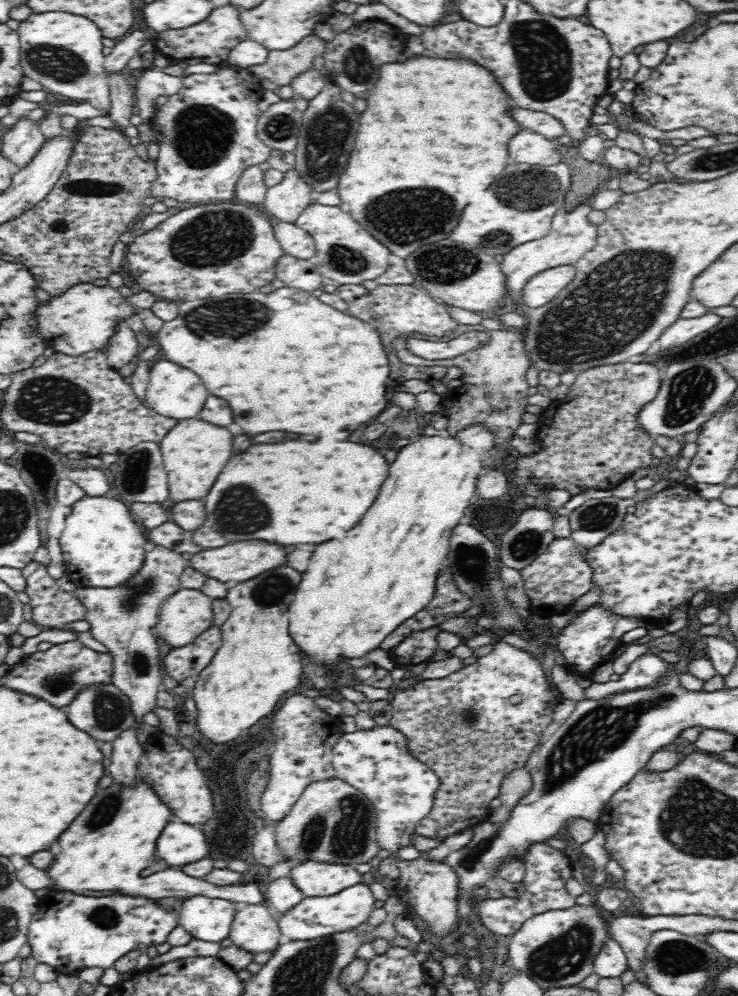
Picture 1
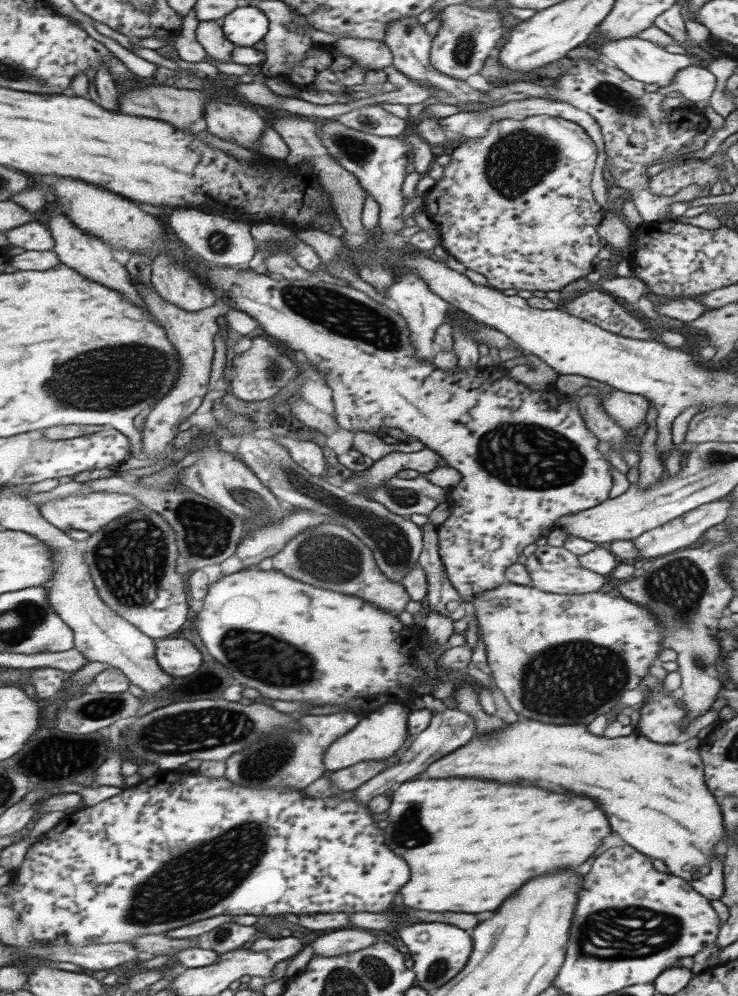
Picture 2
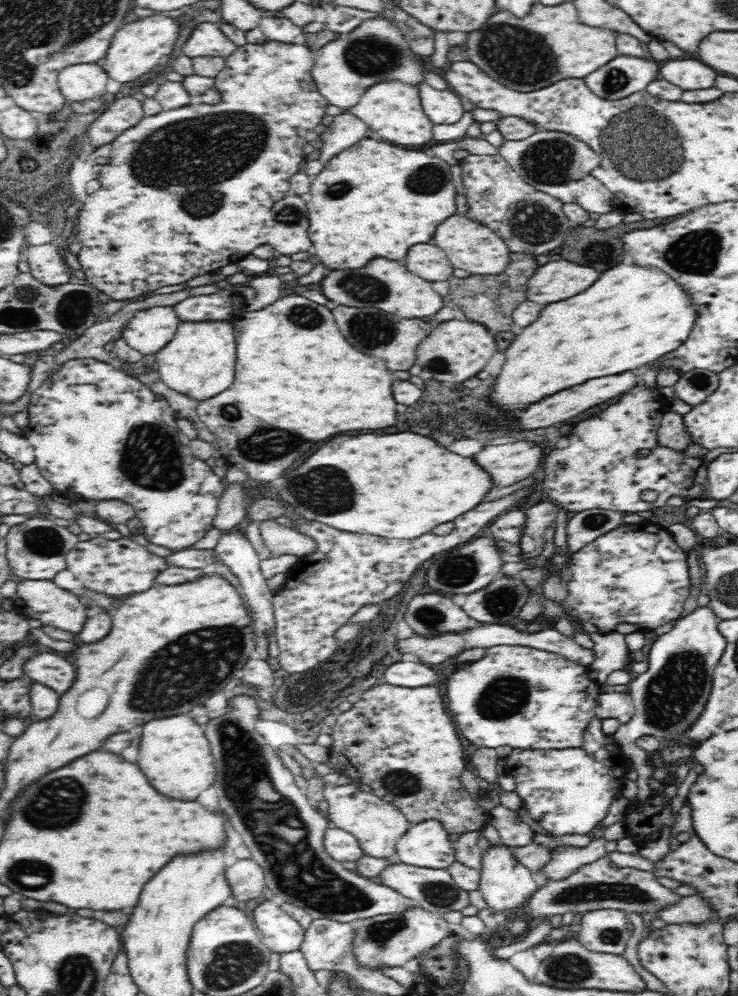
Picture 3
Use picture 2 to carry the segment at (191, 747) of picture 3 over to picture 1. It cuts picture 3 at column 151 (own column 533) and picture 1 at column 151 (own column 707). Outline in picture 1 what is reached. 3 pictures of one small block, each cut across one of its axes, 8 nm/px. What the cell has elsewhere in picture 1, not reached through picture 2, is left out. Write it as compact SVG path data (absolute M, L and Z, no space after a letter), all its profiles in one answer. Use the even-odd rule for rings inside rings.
M141 777L136 786L112 786L110 790L102 792L100 796L92 798L88 806L82 810L82 814L60 834L58 846L60 852L56 854L54 862L46 868L46 874L50 878L48 892L72 892L72 894L84 894L84 896L112 896L112 894L127 895L132 898L148 898L150 900L171 897L175 901L187 899L196 895L204 895L208 898L221 898L230 902L246 902L253 905L266 905L264 894L258 883L243 883L228 886L215 886L202 881L202 878L191 878L184 875L180 870L174 870L167 866L163 870L148 870L156 863L156 842L164 830L164 826L170 821L172 812L162 803L156 793L145 782L141 782Z

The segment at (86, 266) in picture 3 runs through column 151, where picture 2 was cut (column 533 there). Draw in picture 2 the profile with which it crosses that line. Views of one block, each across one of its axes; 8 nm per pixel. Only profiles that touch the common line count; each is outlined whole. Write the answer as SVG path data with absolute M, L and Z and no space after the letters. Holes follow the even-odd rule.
M536 115L522 120L501 119L493 121L487 134L481 138L465 139L459 146L449 148L450 160L443 167L442 176L435 180L434 184L423 196L422 207L424 213L433 222L439 235L440 245L453 256L457 262L461 262L466 269L481 274L486 280L486 286L502 291L507 288L513 290L549 290L560 291L567 284L571 284L577 278L584 278L593 269L591 262L596 258L597 252L603 243L597 236L596 228L603 216L603 209L595 202L589 188L593 172L593 164L597 158L597 150L590 136L585 134L581 126L562 120L561 118Z

